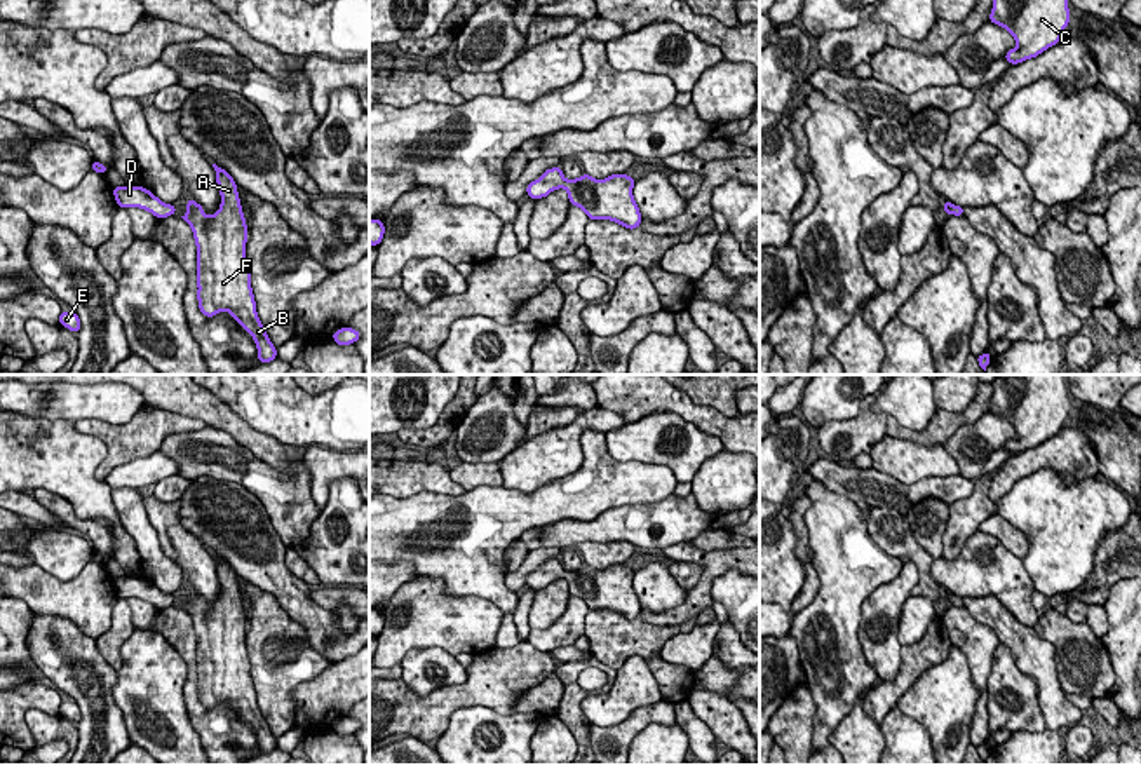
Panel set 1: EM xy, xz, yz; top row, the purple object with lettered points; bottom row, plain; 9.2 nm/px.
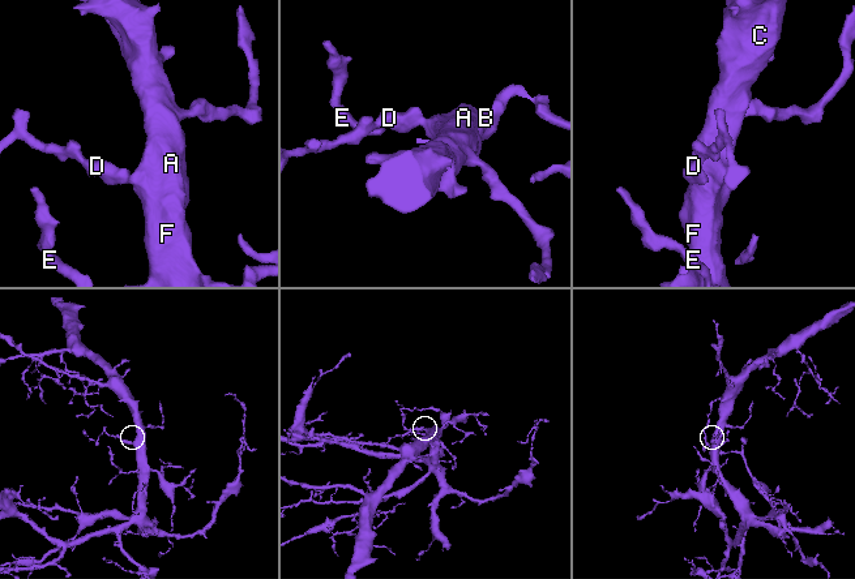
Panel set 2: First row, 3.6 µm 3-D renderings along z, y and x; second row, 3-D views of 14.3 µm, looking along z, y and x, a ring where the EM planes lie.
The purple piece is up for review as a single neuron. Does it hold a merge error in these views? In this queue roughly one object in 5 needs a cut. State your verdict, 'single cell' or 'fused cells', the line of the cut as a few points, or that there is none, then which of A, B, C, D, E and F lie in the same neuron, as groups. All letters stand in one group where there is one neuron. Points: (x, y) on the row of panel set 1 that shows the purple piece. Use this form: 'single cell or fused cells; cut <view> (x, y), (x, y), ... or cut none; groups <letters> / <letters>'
single cell; cut none; groups A B C D E F

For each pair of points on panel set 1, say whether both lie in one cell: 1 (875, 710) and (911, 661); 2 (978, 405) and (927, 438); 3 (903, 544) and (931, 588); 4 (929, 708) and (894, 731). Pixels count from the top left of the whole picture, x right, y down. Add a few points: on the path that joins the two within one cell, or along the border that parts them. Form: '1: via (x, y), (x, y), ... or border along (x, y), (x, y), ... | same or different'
1: via (885, 697), (908, 673) | same
2: via (965, 417), (946, 422), (939, 429) | same
3: via (913, 553), (924, 563), (925, 577) | same
4: border along (896, 706), (911, 715), (927, 731), (932, 746) | different

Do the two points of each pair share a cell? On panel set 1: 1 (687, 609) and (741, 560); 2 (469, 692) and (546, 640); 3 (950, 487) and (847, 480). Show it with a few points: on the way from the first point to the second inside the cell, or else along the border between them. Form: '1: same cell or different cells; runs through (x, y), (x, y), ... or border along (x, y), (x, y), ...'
1: same cell; runs through (701, 593), (706, 579), (725, 561)
2: different cells; border along (526, 640), (549, 654)
3: same cell; runs through (924, 488), (917, 492), (884, 492), (873, 488)

